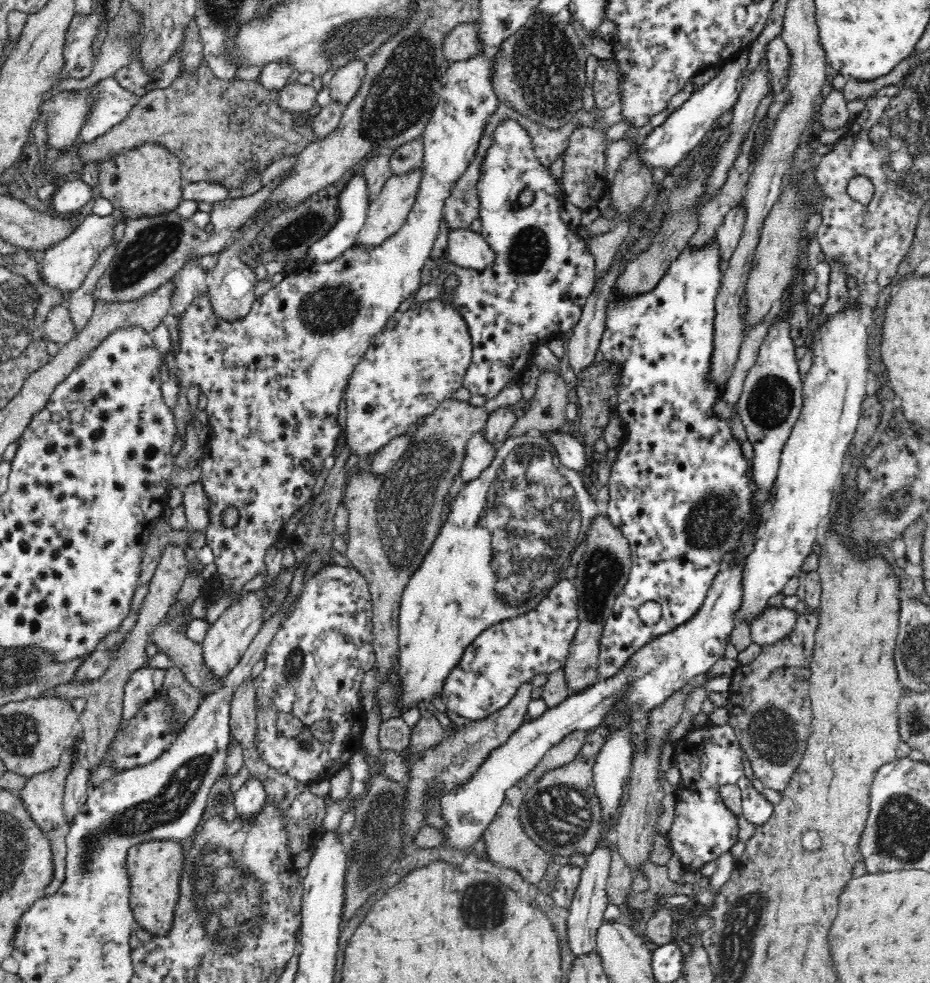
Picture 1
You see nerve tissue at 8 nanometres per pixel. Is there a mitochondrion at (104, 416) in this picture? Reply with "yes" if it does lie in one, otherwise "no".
no

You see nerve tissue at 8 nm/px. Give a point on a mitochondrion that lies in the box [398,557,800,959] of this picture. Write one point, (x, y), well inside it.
(560, 809)

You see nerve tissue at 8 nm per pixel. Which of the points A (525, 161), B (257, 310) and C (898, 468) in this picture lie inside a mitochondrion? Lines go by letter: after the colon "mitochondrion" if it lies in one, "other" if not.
A: other
B: other
C: mitochondrion

